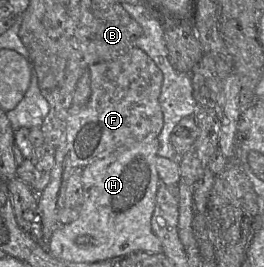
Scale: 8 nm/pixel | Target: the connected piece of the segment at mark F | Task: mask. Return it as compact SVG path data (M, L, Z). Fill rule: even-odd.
M133 47L118 59L91 65L89 71L90 99L85 106L73 109L68 116L63 142L55 149L50 182L38 196L42 245L47 246L52 234L60 226L59 215L64 206L67 182L76 168L86 167L146 137L158 137L164 126L160 106L163 73L144 51Z

